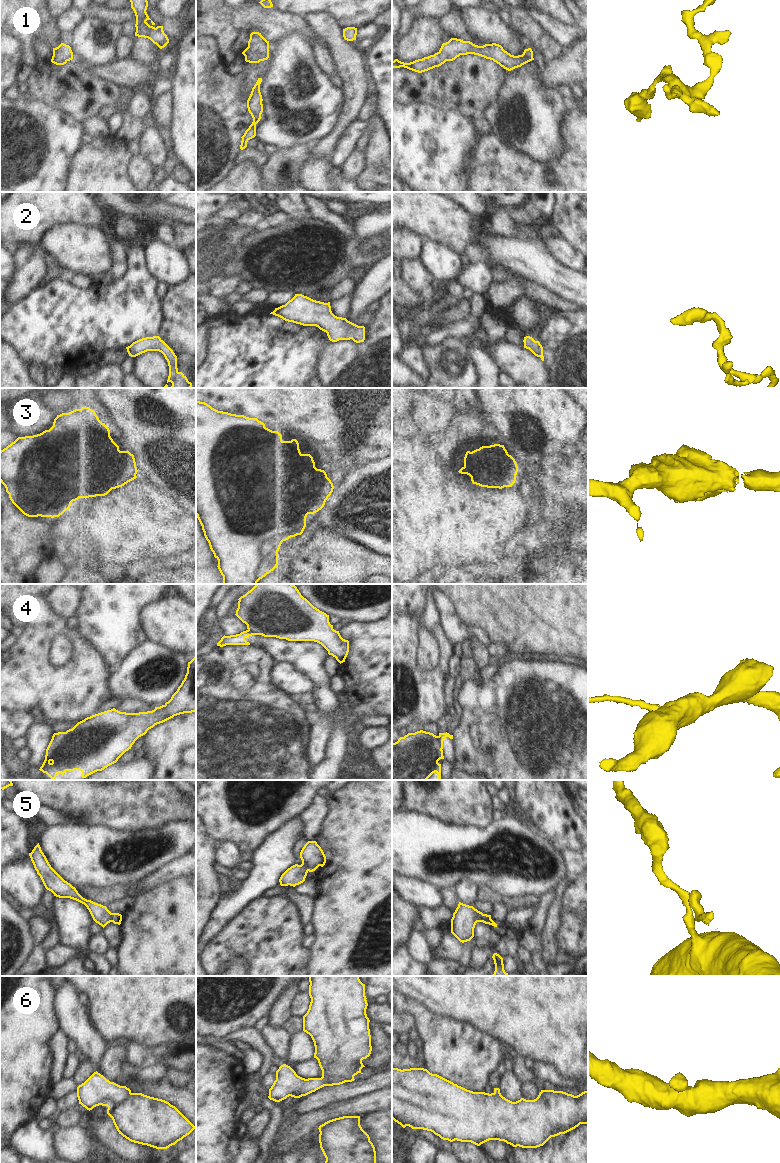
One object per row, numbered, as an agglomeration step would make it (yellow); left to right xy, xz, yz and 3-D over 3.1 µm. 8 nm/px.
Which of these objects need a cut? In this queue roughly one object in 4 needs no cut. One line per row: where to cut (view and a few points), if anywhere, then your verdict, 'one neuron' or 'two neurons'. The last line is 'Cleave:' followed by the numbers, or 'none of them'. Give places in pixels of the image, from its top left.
1: no cut | one neuron
2: no cut | one neuron
3: no cut | one neuron
4: yz (437, 736), (442, 748) | two neurons
5: xy (111, 913), (112, 921) | two neurons
6: xy (130, 1092), (123, 1099), (108, 1107) | two neurons
Cleave: 4, 5, 6

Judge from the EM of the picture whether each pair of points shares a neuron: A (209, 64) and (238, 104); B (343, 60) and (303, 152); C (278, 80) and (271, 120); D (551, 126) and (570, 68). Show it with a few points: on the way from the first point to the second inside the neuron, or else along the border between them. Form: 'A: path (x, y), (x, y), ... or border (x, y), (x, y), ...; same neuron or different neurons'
A: path (209, 74), (228, 94); same neuron
B: border (311, 145), (309, 152); different neurons
C: path (268, 88), (267, 96), (271, 109); same neuron
D: border (538, 74), (543, 85), (552, 86), (557, 89); different neurons

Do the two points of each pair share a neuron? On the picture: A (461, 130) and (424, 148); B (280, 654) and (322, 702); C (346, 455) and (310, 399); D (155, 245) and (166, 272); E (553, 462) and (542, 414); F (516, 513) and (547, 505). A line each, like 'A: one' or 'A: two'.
A: one
B: one
C: one
D: one
E: two
F: two

